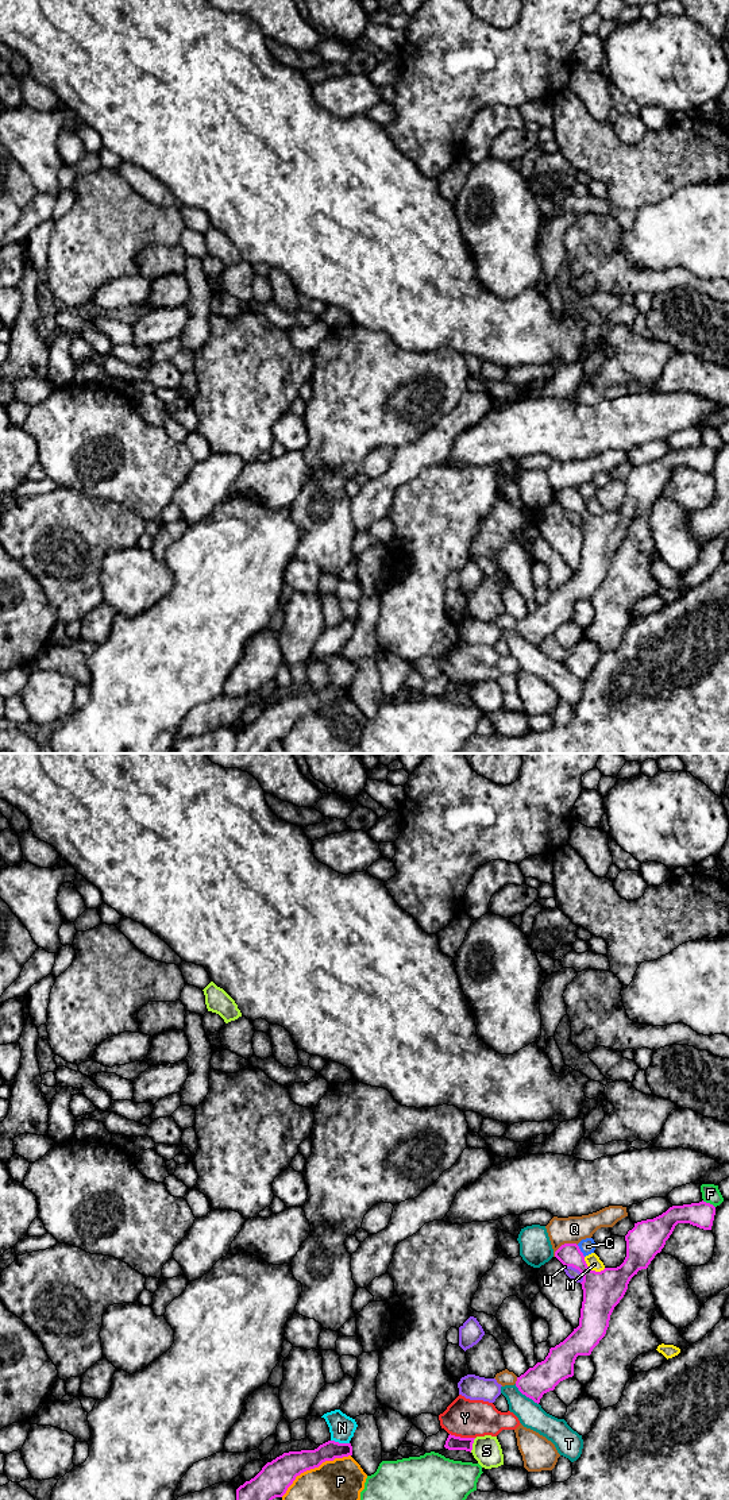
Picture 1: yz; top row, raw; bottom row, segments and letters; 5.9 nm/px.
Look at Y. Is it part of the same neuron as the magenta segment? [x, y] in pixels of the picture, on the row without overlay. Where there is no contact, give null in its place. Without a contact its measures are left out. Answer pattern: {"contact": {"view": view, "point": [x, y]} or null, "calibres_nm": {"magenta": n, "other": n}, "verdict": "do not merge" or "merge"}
{"contact": {"view": "yz", "point": [462, 682]}, "calibres_nm": {"magenta": 90, "other": 240}, "verdict": "do not merge"}

